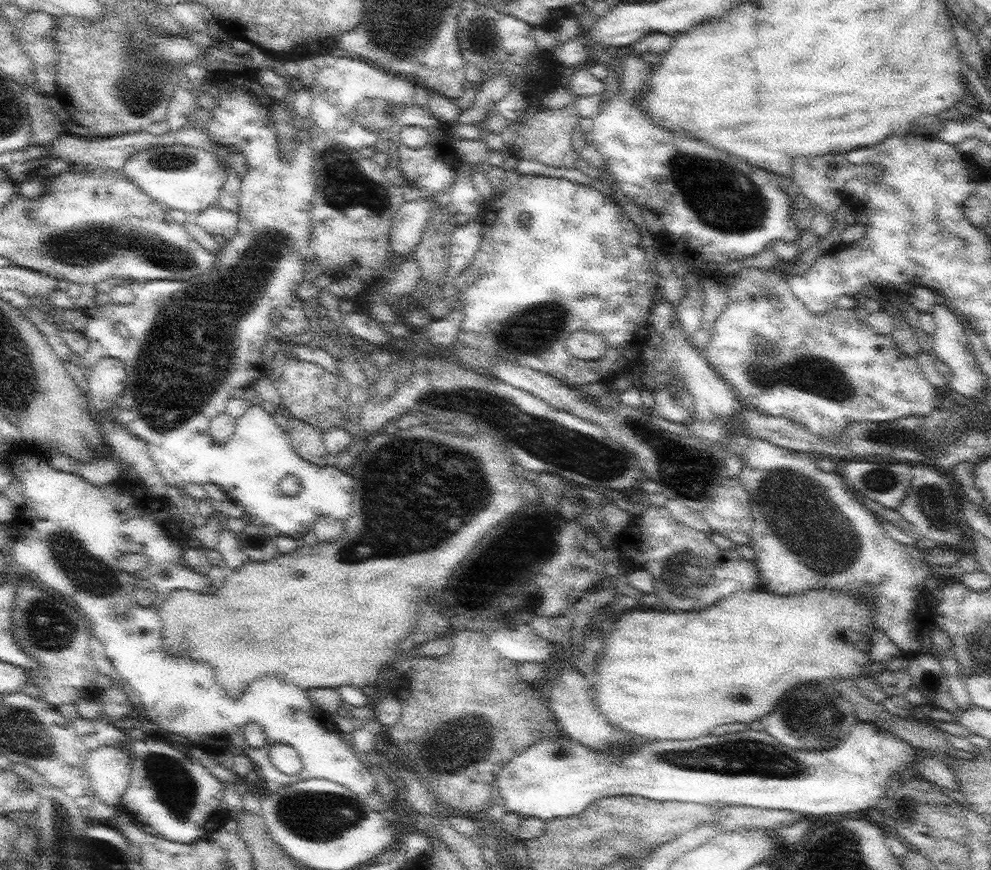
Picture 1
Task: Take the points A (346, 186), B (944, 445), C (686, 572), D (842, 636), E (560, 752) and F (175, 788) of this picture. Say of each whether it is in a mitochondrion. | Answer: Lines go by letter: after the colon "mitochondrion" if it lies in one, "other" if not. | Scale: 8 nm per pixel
A: mitochondrion
B: mitochondrion
C: mitochondrion
D: other
E: mitochondrion
F: mitochondrion

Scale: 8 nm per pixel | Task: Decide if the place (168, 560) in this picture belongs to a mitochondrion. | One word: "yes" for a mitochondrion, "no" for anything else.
no

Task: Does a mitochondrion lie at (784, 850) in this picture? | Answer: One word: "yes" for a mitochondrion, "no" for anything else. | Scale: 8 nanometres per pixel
no

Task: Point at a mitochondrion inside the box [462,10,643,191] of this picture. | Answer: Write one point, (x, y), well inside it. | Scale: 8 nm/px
(484, 42)

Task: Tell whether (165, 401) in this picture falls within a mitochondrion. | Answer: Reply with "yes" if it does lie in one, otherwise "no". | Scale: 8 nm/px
yes

